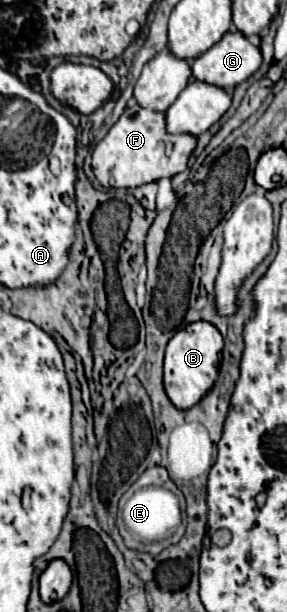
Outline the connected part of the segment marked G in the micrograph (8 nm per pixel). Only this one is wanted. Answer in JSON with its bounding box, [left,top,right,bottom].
[191,29,261,89]

